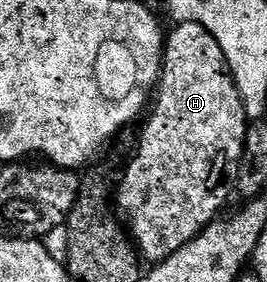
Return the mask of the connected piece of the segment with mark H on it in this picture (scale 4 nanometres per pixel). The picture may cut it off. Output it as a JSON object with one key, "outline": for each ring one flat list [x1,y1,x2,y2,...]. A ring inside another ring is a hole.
{"outline":[[185,20,182,23,182,26,168,31,161,76,152,103,153,115,144,119,145,127,141,130,137,151,129,167,122,172,121,183,117,186,117,206,125,217,124,225,131,238,133,233,132,241,140,257,149,264,160,263,167,255,165,250,153,250,153,242,168,248,186,245,218,217,217,209,225,202,225,190,221,187,225,173,228,170,230,173,231,168,241,161,241,150,245,146,247,116,217,42,197,22]]}

